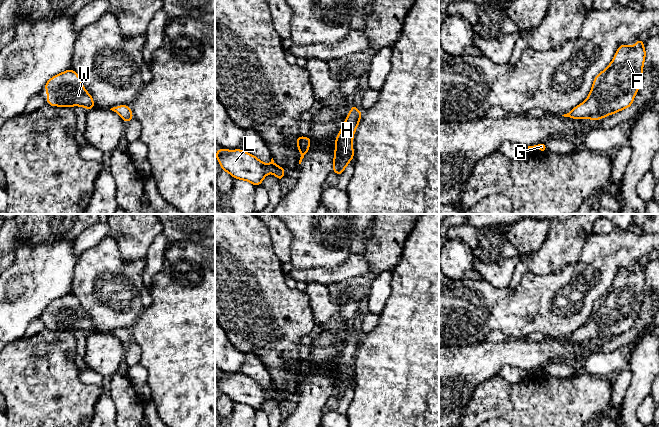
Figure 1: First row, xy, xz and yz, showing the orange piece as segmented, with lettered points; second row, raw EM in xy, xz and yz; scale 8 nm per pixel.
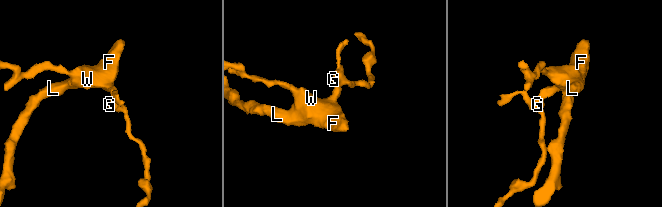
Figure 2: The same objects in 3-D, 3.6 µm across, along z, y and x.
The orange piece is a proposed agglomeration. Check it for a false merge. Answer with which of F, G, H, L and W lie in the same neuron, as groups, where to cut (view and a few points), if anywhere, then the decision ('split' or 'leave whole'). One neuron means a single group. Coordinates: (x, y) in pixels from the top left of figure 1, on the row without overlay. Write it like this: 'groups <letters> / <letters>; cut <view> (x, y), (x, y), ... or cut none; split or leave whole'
groups F G H L W; cut none; leave whole

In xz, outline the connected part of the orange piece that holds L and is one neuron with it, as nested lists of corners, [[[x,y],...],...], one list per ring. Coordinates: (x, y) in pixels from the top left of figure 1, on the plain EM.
[[[219,372],[215,378],[223,395],[228,396],[234,403],[245,404],[254,410],[259,410],[268,397],[272,396],[281,406],[286,396],[284,391],[275,388],[273,382],[270,388],[264,388],[254,379],[243,375]]]

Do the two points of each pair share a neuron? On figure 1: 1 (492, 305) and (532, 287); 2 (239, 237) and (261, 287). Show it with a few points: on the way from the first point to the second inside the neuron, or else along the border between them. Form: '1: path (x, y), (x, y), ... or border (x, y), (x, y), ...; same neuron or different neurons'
1: path (502, 305), (514, 305), (522, 297); same neuron
2: path (239, 249), (239, 265), (249, 275); same neuron

